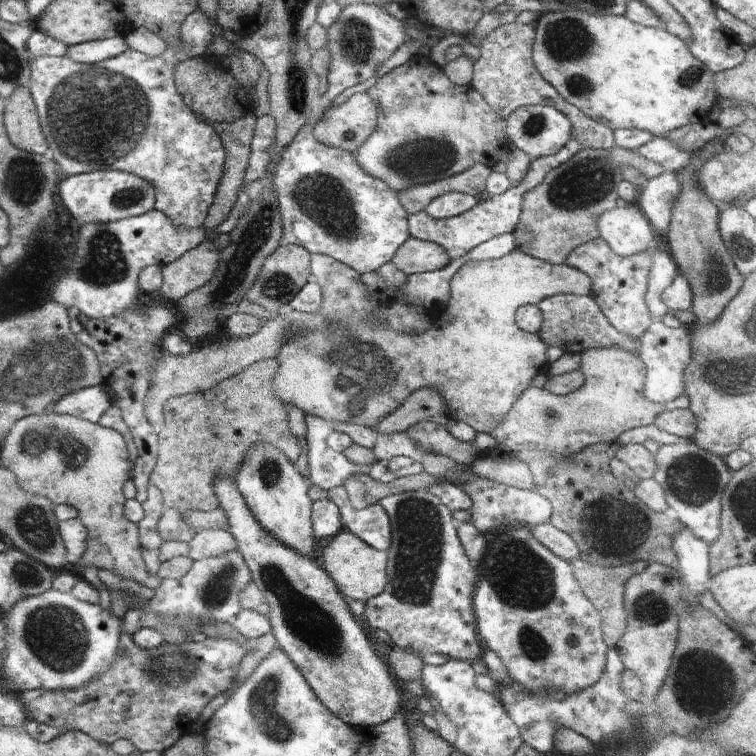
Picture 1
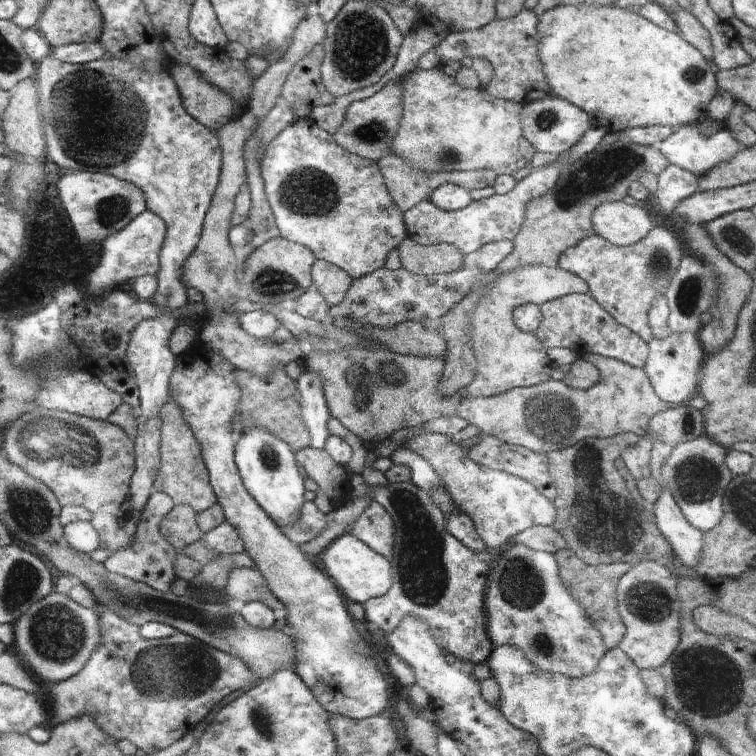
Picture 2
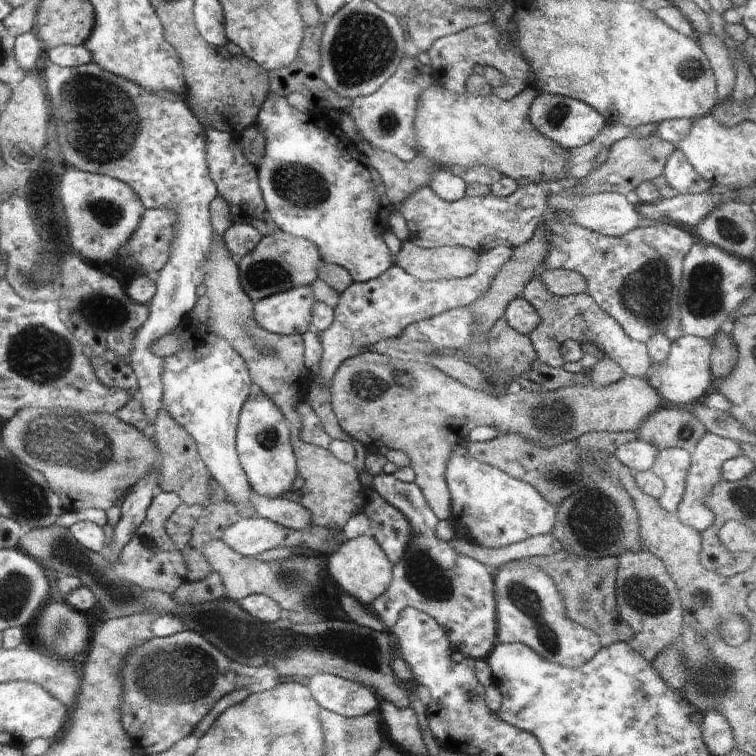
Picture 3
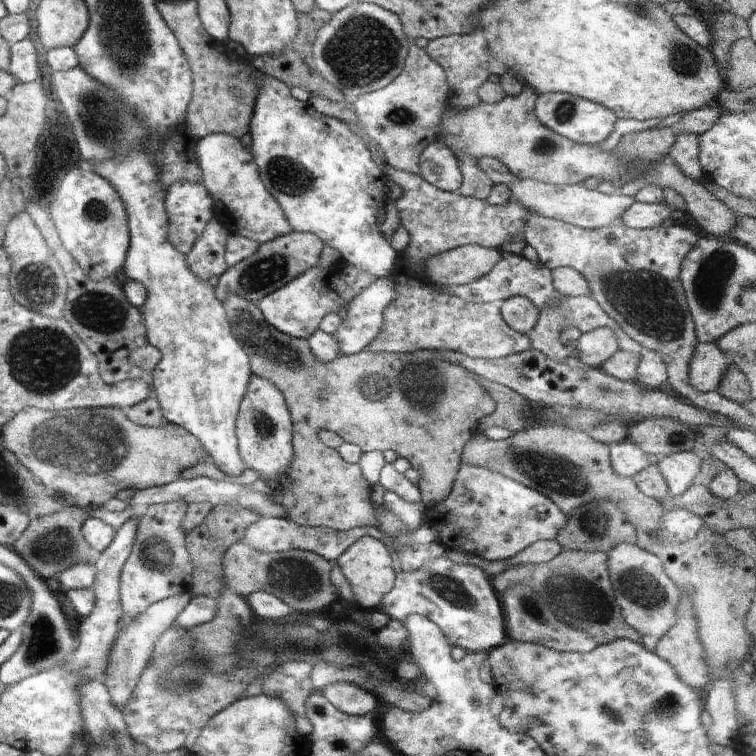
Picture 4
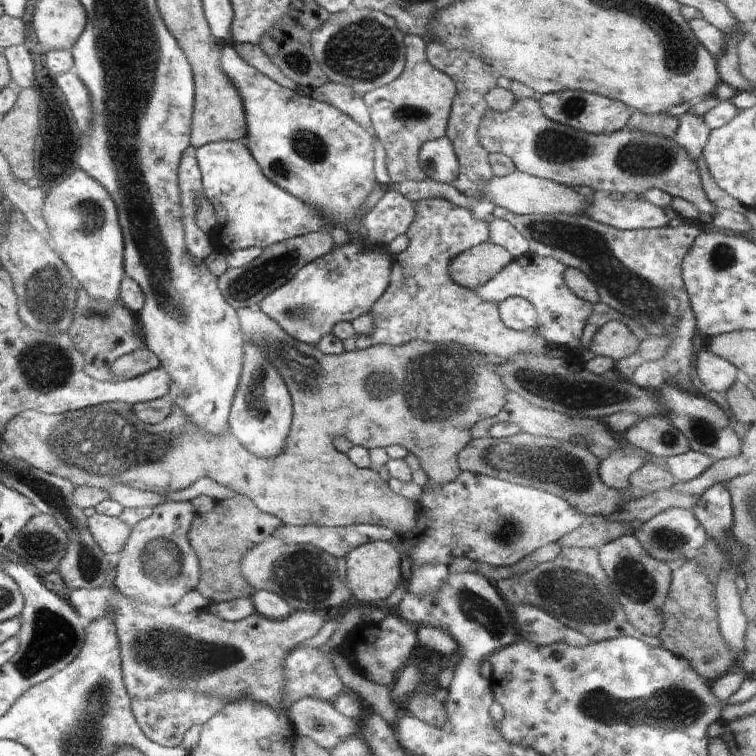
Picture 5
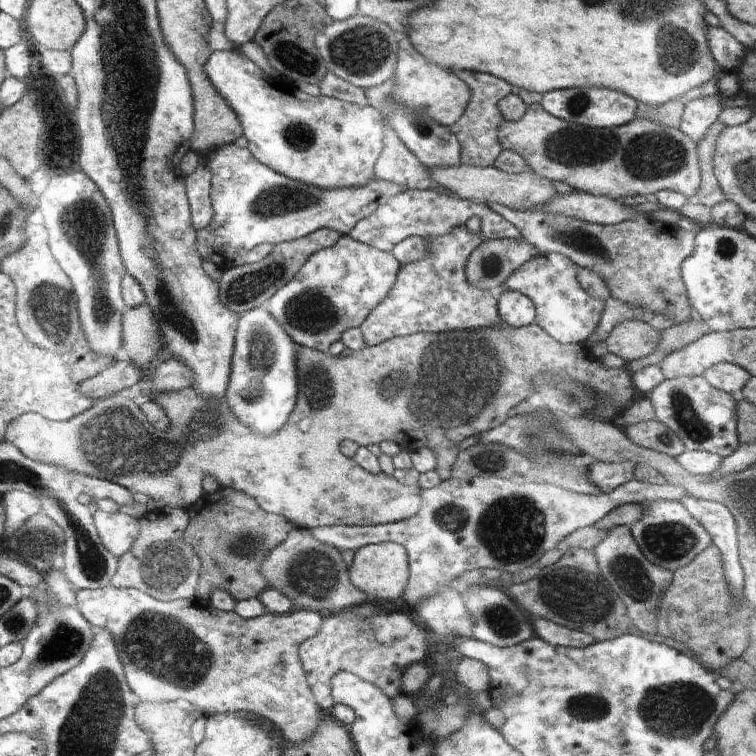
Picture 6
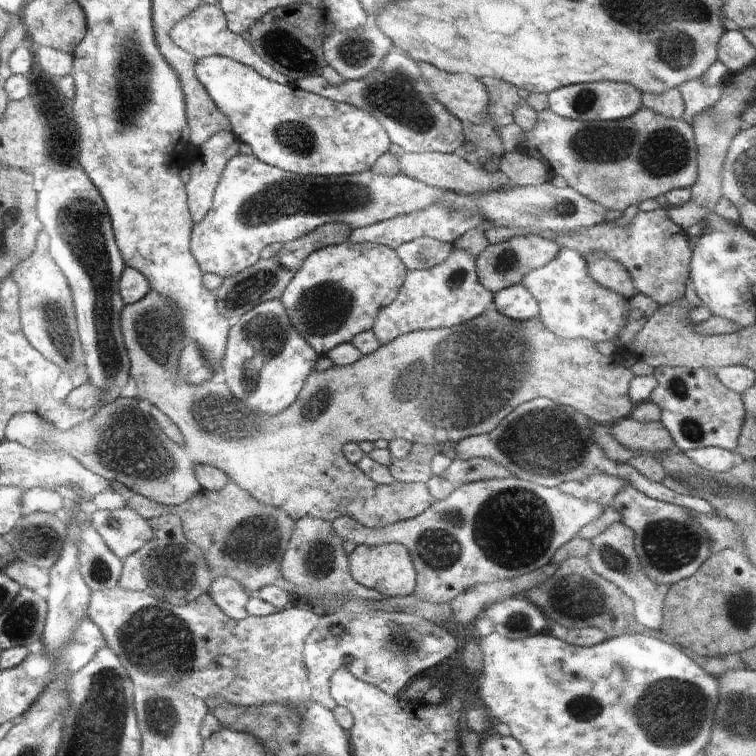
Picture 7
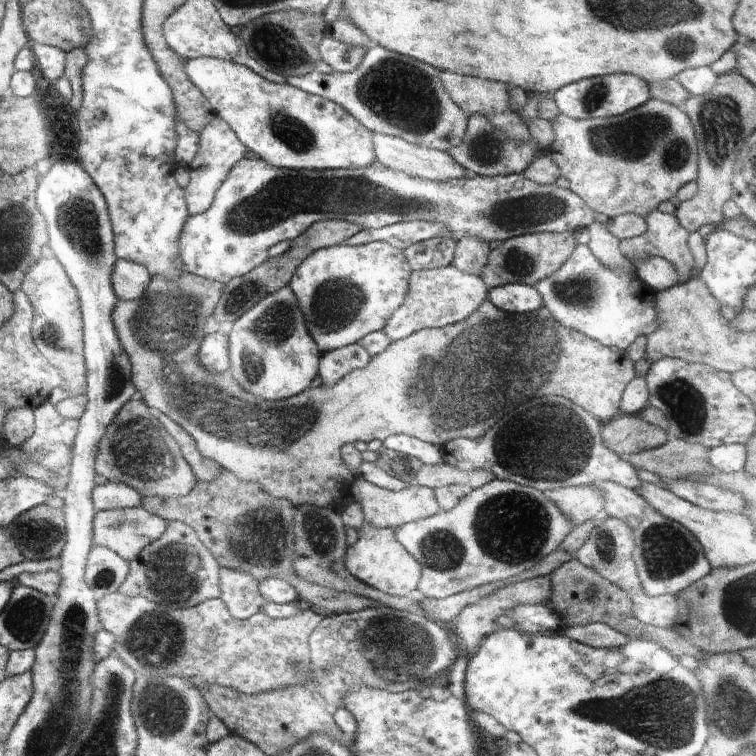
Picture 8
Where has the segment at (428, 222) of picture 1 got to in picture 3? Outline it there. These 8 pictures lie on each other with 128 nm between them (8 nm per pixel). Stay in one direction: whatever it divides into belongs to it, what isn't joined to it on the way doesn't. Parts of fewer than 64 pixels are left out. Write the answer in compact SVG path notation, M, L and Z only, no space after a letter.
M548 183L526 184L503 199L492 194L481 197L465 194L460 200L448 202L436 196L434 190L426 185L414 190L414 194L400 204L398 212L406 220L408 241L416 246L431 249L456 245L483 253L498 245L518 248L526 244L534 236L546 208L549 208L546 200L550 192Z

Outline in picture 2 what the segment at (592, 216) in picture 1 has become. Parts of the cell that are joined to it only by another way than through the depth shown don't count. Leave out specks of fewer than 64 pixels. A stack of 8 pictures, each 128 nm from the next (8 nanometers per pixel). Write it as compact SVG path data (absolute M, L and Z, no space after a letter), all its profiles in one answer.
M626 137L593 148L592 152L585 154L585 158L577 158L568 170L561 169L556 186L546 196L534 198L526 206L524 224L512 240L514 248L496 266L494 272L512 272L513 268L526 265L558 267L560 252L578 244L582 238L596 234L590 218L602 202L622 201L628 195L630 184L638 180L646 170L658 174L669 164L670 160L660 150L634 144Z

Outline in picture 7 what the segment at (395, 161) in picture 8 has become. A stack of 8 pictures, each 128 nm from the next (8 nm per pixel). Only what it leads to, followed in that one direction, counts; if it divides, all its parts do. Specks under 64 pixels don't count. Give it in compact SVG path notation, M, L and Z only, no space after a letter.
M391 145L388 150L393 150L396 154L396 162L402 174L442 190L460 192L460 194L488 194L488 192L498 192L508 188L508 183L498 178L496 172L486 172L484 168L470 164L459 152L406 152L396 145Z

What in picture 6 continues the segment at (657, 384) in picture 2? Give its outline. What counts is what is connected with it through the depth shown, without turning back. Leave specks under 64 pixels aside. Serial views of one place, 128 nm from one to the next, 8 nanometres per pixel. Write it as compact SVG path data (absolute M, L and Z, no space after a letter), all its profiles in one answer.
M716 364L701 373L714 388L720 388L730 394L744 388L748 384L748 380L753 377L748 370L734 366L734 364Z

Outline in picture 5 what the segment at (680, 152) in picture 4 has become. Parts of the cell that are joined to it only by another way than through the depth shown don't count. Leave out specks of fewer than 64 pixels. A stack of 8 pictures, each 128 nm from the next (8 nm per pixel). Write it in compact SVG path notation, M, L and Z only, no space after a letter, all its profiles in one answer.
M686 112L679 116L679 125L673 136L676 144L686 150L686 154L696 162L701 156L711 129L704 124L702 115Z

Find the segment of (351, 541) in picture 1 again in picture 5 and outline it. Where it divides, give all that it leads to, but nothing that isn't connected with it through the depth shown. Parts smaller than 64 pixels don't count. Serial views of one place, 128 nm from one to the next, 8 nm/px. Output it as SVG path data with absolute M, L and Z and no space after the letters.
M388 541L368 542L364 546L354 548L352 552L346 554L346 578L348 590L352 592L353 604L350 608L354 608L358 604L358 600L362 604L374 604L384 600L394 588L398 588L398 582L402 581L400 574L401 555L394 550L393 544Z

